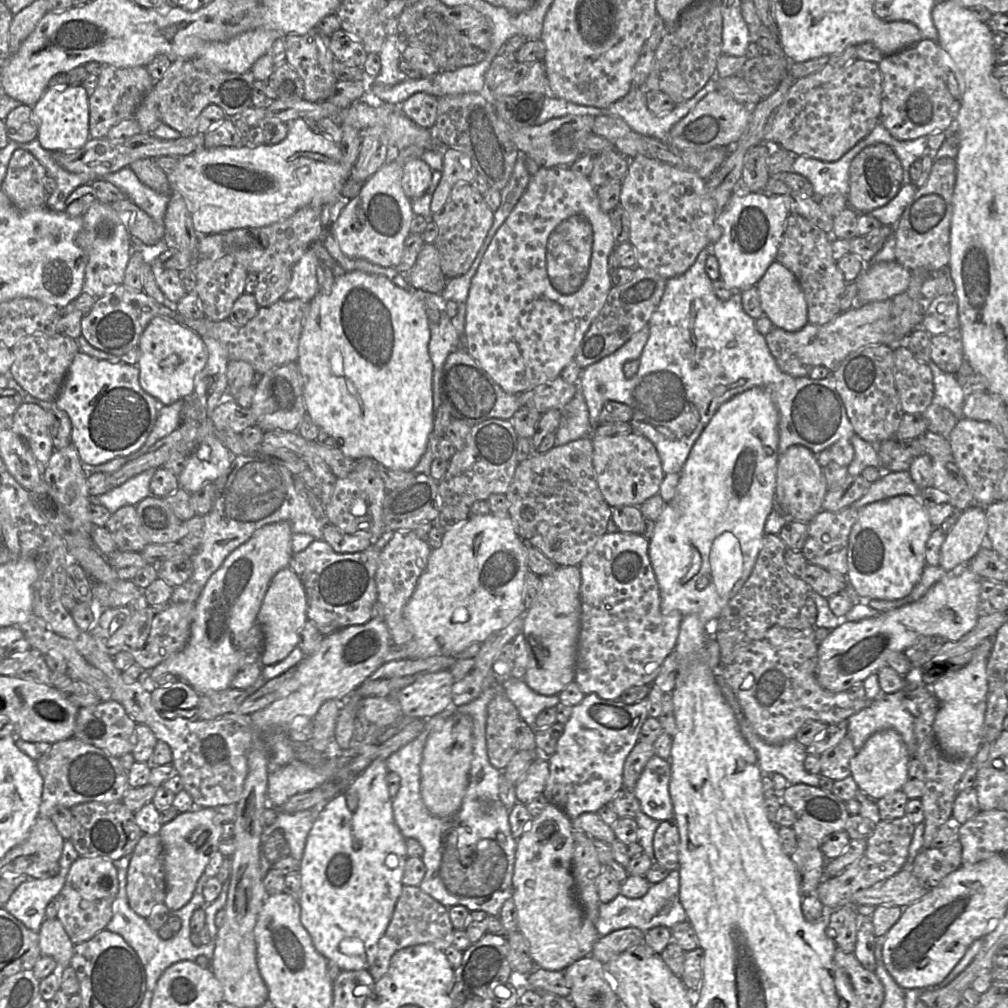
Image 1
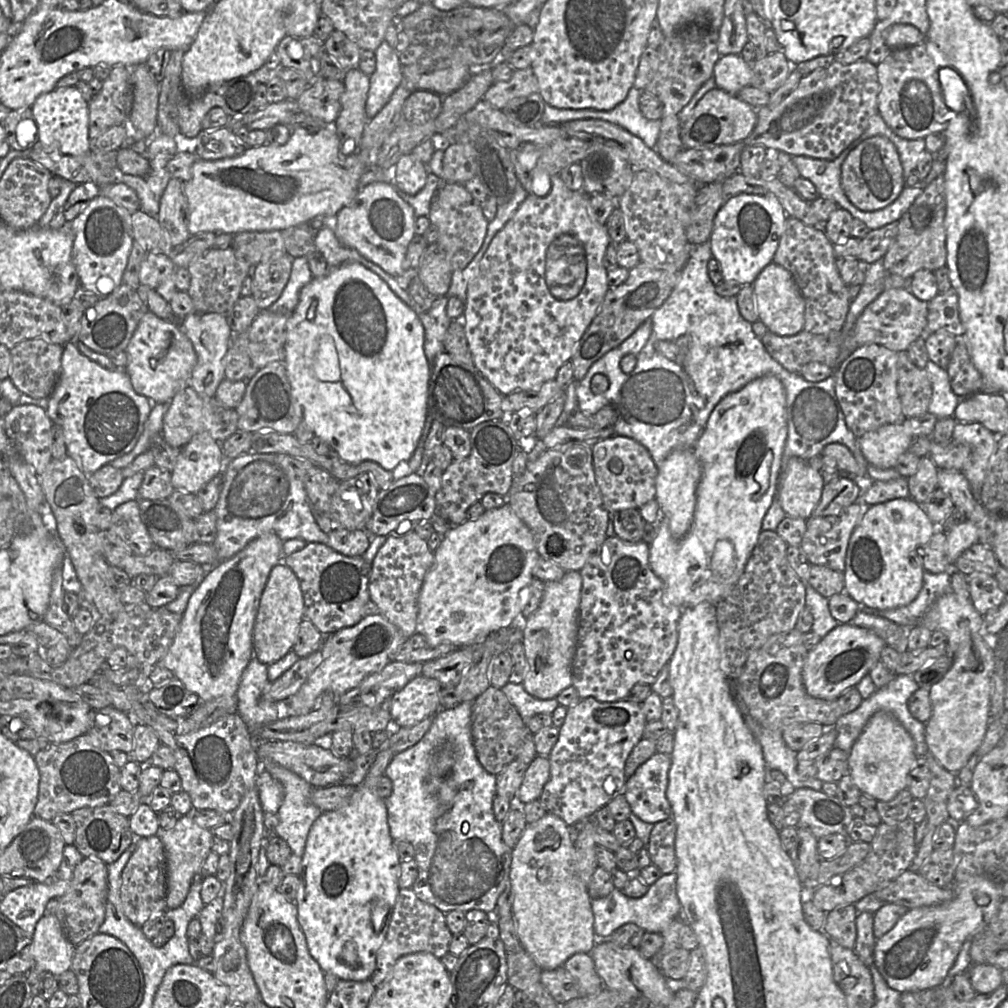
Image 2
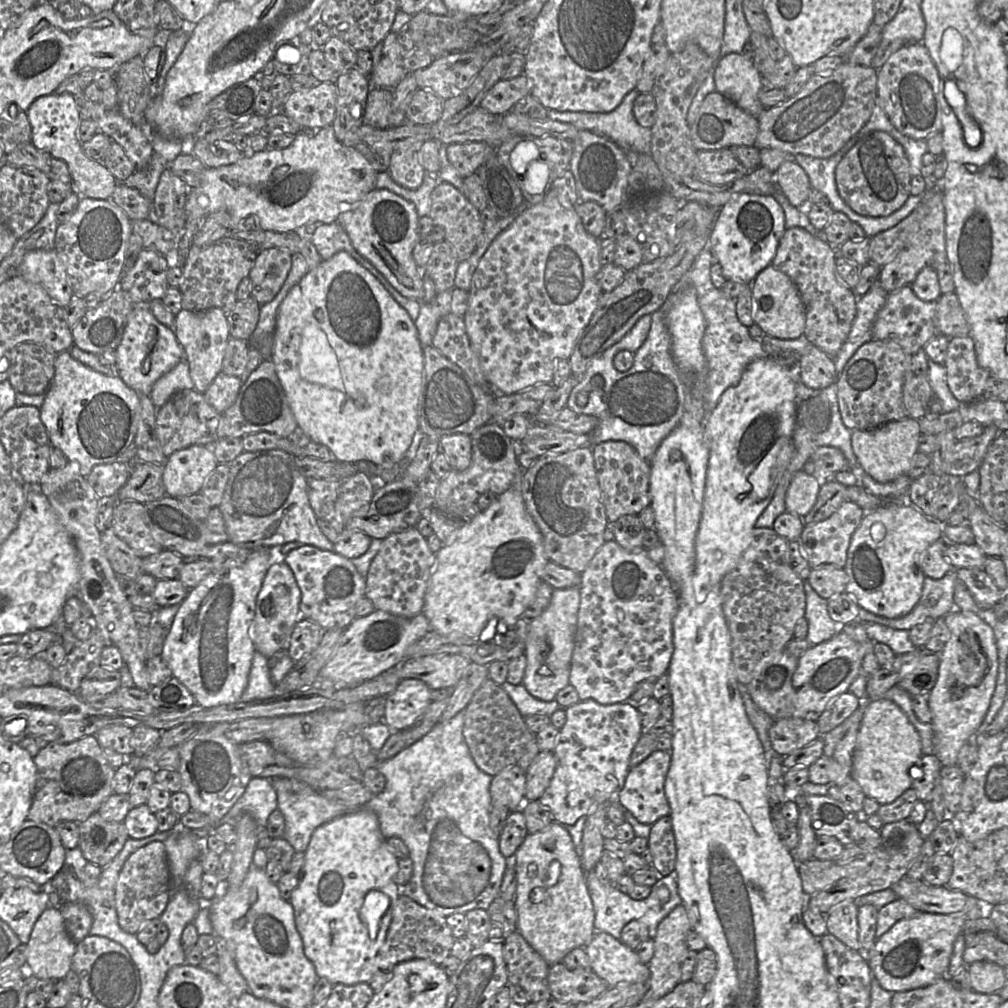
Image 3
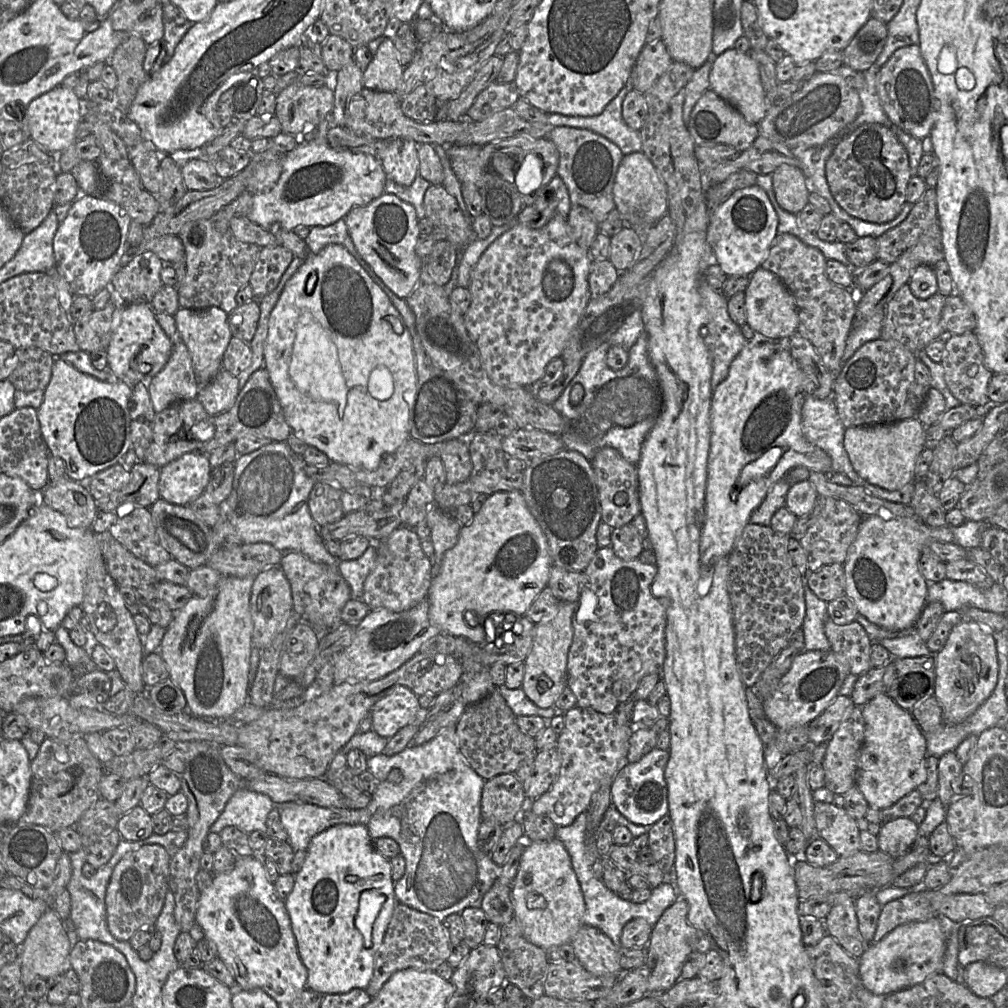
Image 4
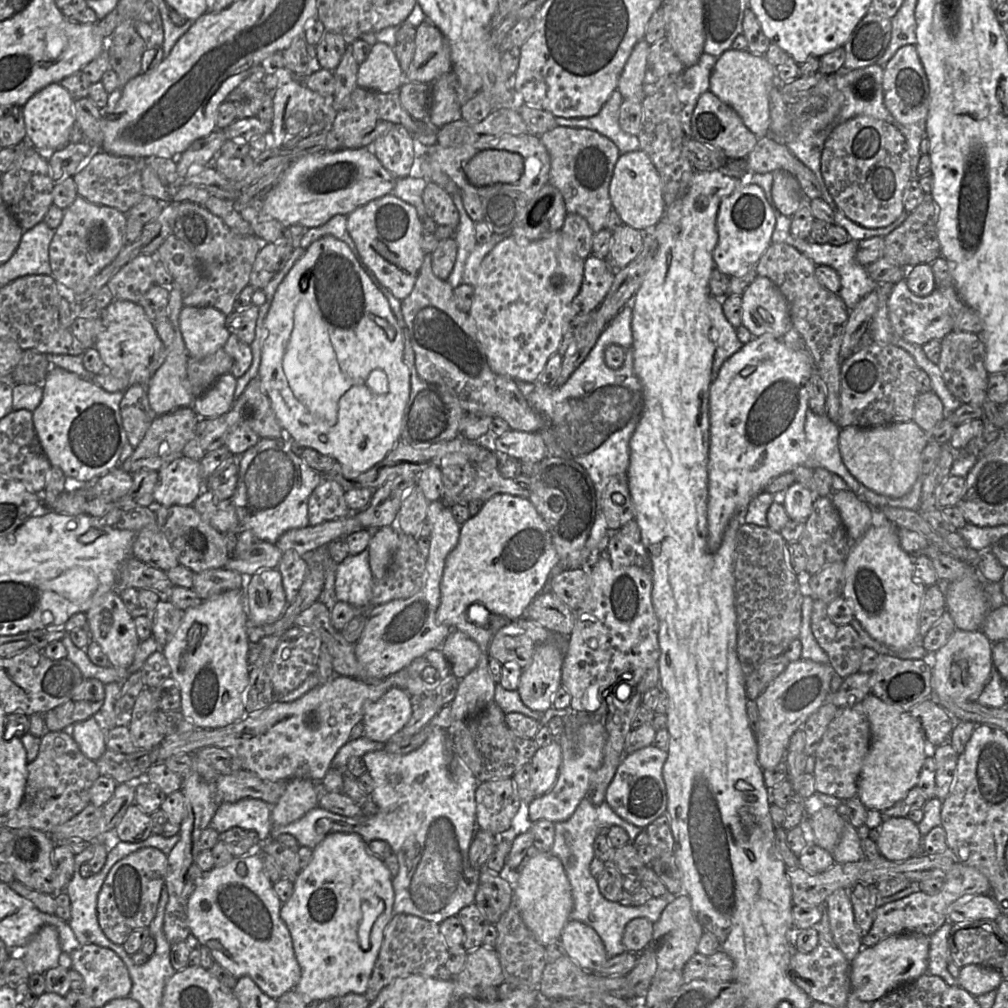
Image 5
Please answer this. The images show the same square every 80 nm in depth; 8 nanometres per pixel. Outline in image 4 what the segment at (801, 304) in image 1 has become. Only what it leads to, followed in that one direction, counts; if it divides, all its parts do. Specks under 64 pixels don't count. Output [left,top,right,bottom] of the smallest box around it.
[744,268,798,341]

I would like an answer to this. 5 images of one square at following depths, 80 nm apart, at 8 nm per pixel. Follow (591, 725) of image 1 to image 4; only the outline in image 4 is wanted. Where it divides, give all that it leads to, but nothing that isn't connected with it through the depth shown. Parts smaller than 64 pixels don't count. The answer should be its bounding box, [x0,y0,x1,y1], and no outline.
[528,707,633,826]

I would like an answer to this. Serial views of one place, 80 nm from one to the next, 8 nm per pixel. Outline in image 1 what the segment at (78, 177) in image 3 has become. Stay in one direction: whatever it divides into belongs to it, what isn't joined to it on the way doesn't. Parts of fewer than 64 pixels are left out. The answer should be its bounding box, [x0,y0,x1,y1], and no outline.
[32,86,89,152]

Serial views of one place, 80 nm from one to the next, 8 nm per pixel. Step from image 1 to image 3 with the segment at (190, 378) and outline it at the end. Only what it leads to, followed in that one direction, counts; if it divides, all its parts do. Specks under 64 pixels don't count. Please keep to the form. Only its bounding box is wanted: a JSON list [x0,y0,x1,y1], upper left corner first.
[115,306,185,395]

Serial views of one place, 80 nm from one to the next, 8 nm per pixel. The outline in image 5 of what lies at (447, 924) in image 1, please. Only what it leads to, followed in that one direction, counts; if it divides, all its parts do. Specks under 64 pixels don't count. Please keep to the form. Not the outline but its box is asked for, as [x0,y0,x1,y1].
[365,914,449,1004]

